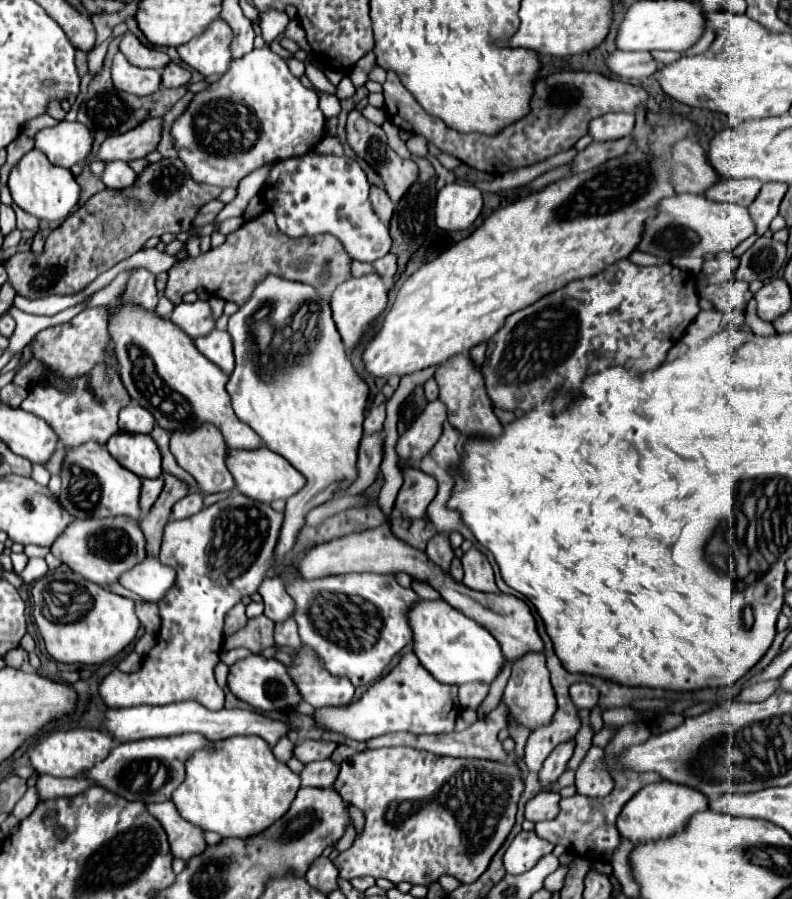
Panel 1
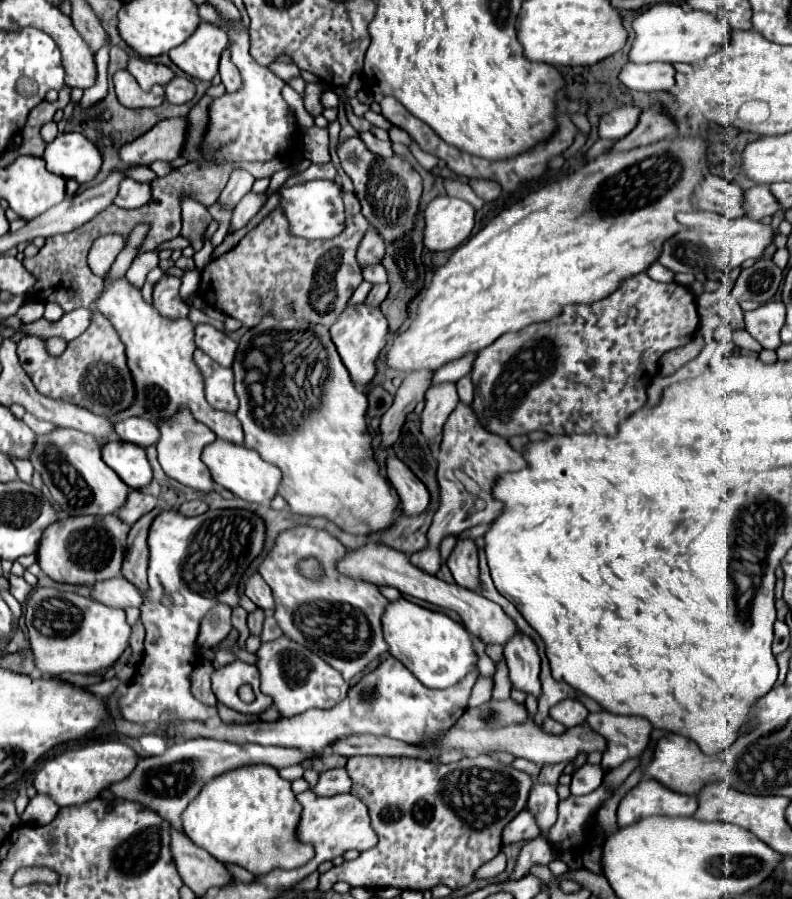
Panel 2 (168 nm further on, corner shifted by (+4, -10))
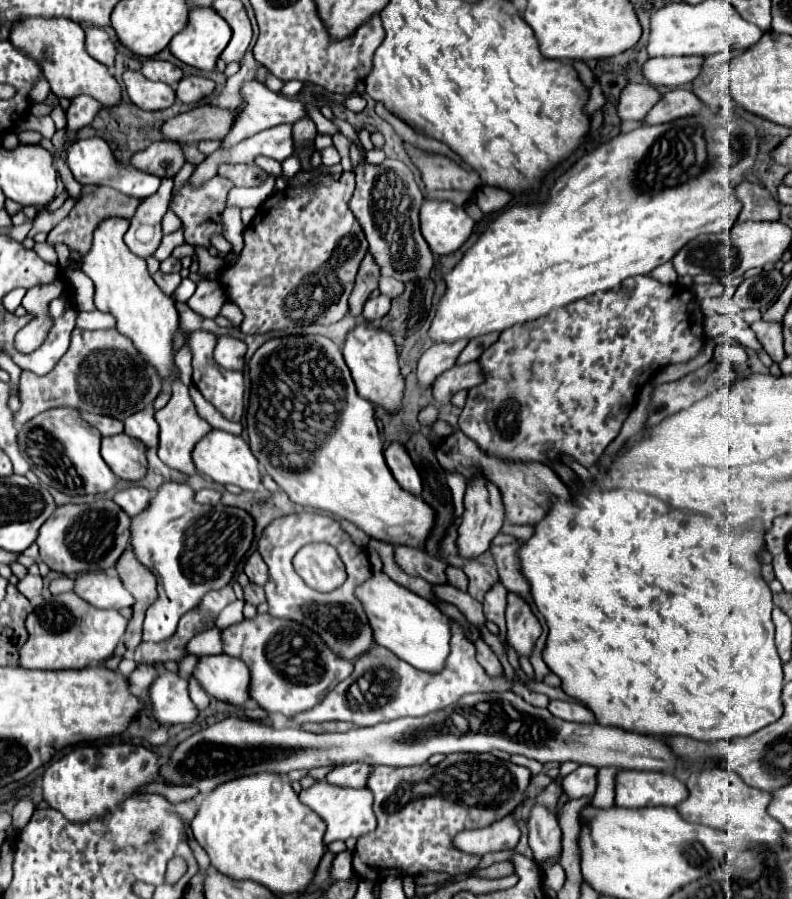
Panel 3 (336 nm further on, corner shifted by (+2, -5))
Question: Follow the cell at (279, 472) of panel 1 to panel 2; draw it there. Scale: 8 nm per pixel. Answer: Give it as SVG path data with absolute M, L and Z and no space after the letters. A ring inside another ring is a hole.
M216 439L216 443L204 447L202 461L218 485L232 491L236 497L240 497L244 501L268 505L272 501L272 497L278 493L278 485L282 479L280 471L274 465L264 463L260 459L260 455L256 455L256 451L252 451L244 445L234 445L224 439Z

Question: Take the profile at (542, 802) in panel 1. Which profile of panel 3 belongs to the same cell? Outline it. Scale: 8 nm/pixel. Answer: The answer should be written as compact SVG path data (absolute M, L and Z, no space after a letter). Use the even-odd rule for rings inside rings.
M508 814L506 818L494 822L494 826L486 826L480 830L464 830L454 838L454 846L464 850L466 854L484 856L488 852L514 850L520 840L518 816Z

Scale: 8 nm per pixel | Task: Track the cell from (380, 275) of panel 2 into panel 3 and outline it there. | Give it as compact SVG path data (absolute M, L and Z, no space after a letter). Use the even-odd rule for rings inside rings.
M380 276L380 292L382 294L386 294L386 296L390 296L390 298L394 298L394 296L398 296L398 294L402 294L402 290L404 290L404 284L402 282L398 282L396 278L386 278L386 276Z

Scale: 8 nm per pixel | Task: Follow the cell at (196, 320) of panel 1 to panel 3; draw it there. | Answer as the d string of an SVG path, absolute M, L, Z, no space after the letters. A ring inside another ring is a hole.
M218 336L214 360L226 370L244 370L246 344L234 336Z

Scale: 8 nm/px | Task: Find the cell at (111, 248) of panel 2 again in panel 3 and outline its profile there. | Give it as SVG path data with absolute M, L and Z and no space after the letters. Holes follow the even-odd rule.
M108 218L96 232L90 252L82 260L82 272L92 278L96 286L94 304L100 312L108 312L116 318L120 334L130 338L136 350L150 362L164 384L180 378L180 370L174 364L174 336L180 332L180 316L174 300L162 294L152 276L146 270L146 260L138 258L124 244L124 234L128 230L128 220Z

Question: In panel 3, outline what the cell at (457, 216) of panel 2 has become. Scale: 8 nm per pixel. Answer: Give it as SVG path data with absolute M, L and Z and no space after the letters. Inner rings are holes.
M424 200L420 208L422 236L434 254L456 252L472 234L474 220L448 200Z

